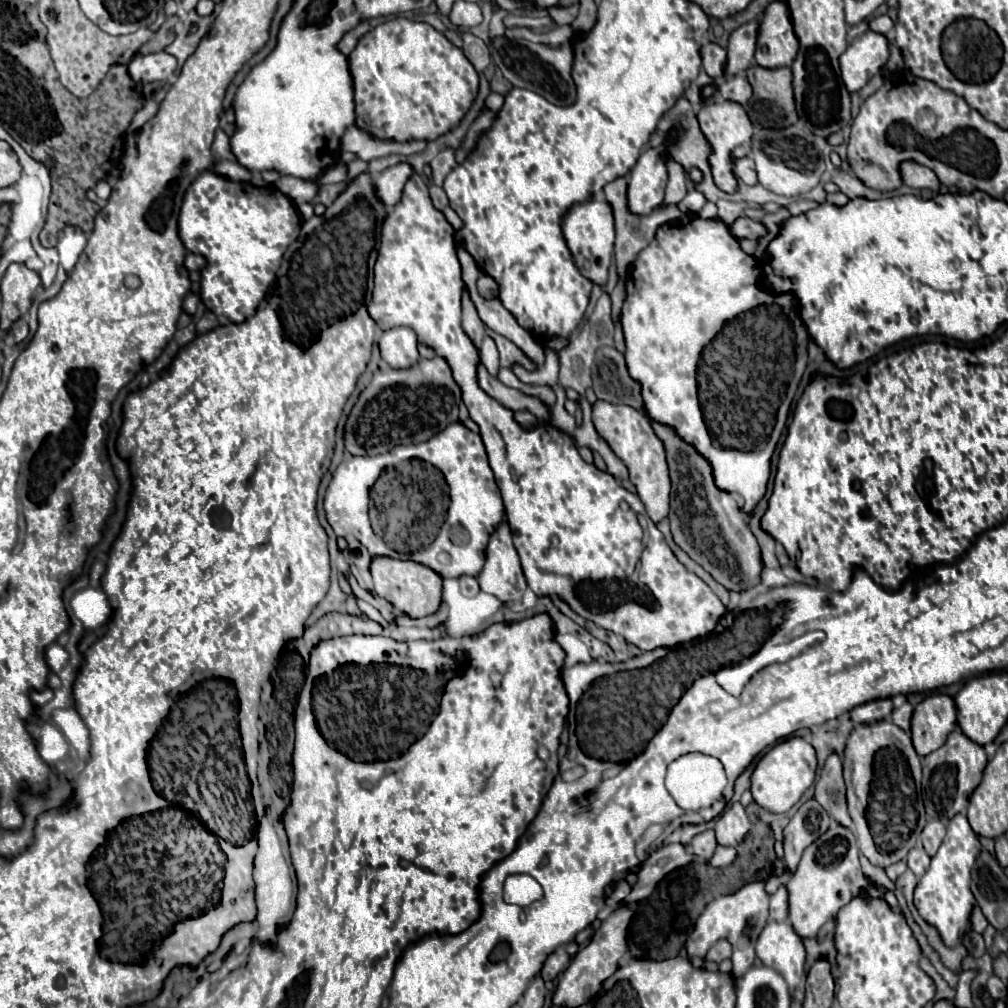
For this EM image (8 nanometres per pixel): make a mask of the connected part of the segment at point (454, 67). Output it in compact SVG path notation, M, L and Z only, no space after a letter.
M388 20L362 36L348 60L356 78L356 126L374 138L436 140L460 124L478 96L480 76L472 62L426 22Z

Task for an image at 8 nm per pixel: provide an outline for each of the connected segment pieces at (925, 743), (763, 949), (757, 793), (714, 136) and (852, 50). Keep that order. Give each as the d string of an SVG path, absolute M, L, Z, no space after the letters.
M932 694L912 714L912 742L920 756L938 750L956 726L956 706L946 694Z
M768 922L756 940L756 956L764 966L774 968L788 982L790 994L804 976L804 944L788 922Z
M788 738L774 748L770 748L756 764L752 778L750 778L750 792L754 802L760 808L766 808L772 814L782 814L788 812L800 796L812 786L814 782L814 772L816 772L816 754L814 748L804 742L802 738Z
M722 100L722 102L706 102L702 110L698 112L698 122L712 144L714 152L710 154L710 166L712 166L712 176L714 182L720 190L724 192L736 192L736 178L734 178L734 160L746 156L750 152L750 138L752 138L752 122L744 108L732 100Z
M872 30L854 38L840 56L840 70L844 88L858 92L874 74L882 70L888 60L888 40Z

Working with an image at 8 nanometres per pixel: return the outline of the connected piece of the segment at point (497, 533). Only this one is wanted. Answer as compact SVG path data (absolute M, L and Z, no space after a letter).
M506 520L500 522L490 536L486 564L478 576L478 584L484 592L494 594L500 602L518 602L528 588Z

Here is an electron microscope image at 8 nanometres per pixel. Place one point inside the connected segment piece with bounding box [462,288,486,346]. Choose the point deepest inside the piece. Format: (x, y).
(474, 327)

